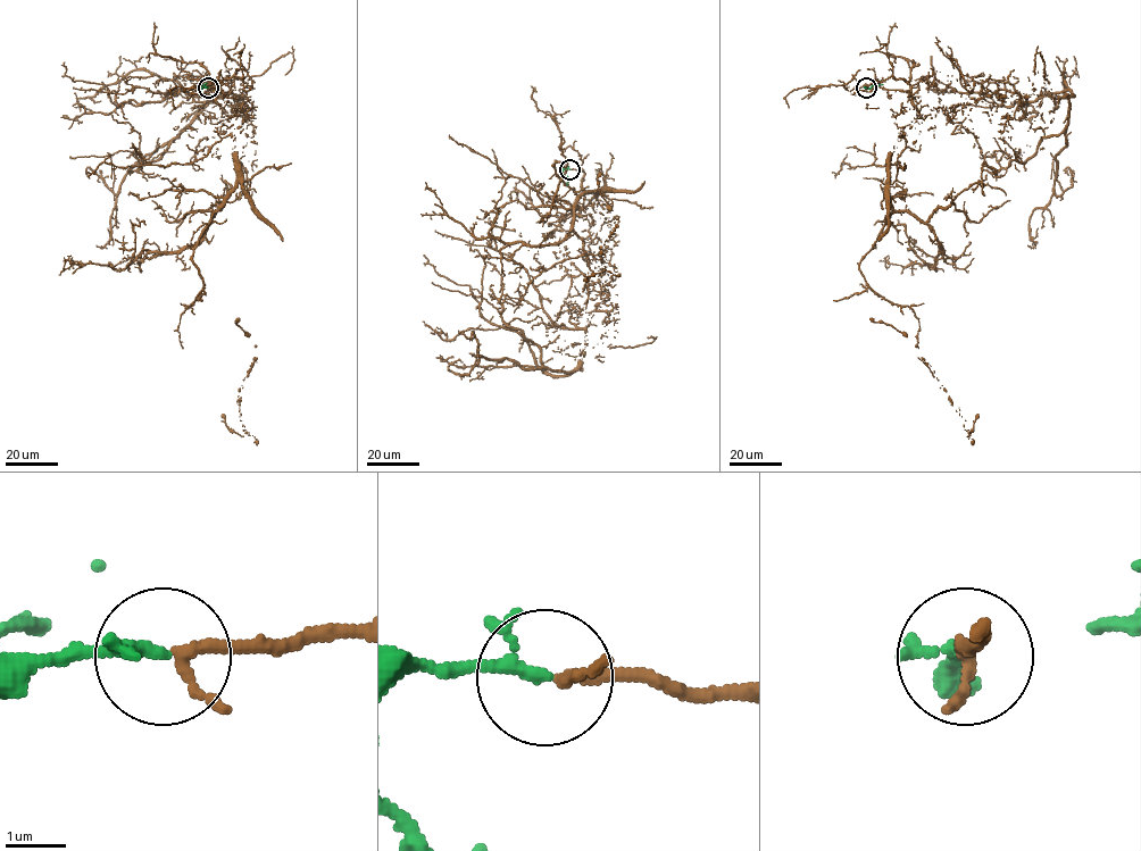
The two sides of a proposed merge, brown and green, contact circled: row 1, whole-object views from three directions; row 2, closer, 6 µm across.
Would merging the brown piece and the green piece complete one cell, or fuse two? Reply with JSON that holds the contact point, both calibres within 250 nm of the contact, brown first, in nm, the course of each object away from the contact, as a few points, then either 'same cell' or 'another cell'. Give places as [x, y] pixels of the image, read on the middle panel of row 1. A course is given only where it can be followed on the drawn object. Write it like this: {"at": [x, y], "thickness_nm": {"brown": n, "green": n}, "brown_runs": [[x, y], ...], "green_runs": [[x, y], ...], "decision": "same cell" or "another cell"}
{"at": [569, 169], "thickness_nm": {"brown": 180, "green": 130}, "brown_runs": [[571, 169], [615, 245], [574, 370], [502, 319], [502, 278], [546, 268]], "green_runs": [[571, 169], [563, 170], [567, 185]], "decision": "same cell"}

